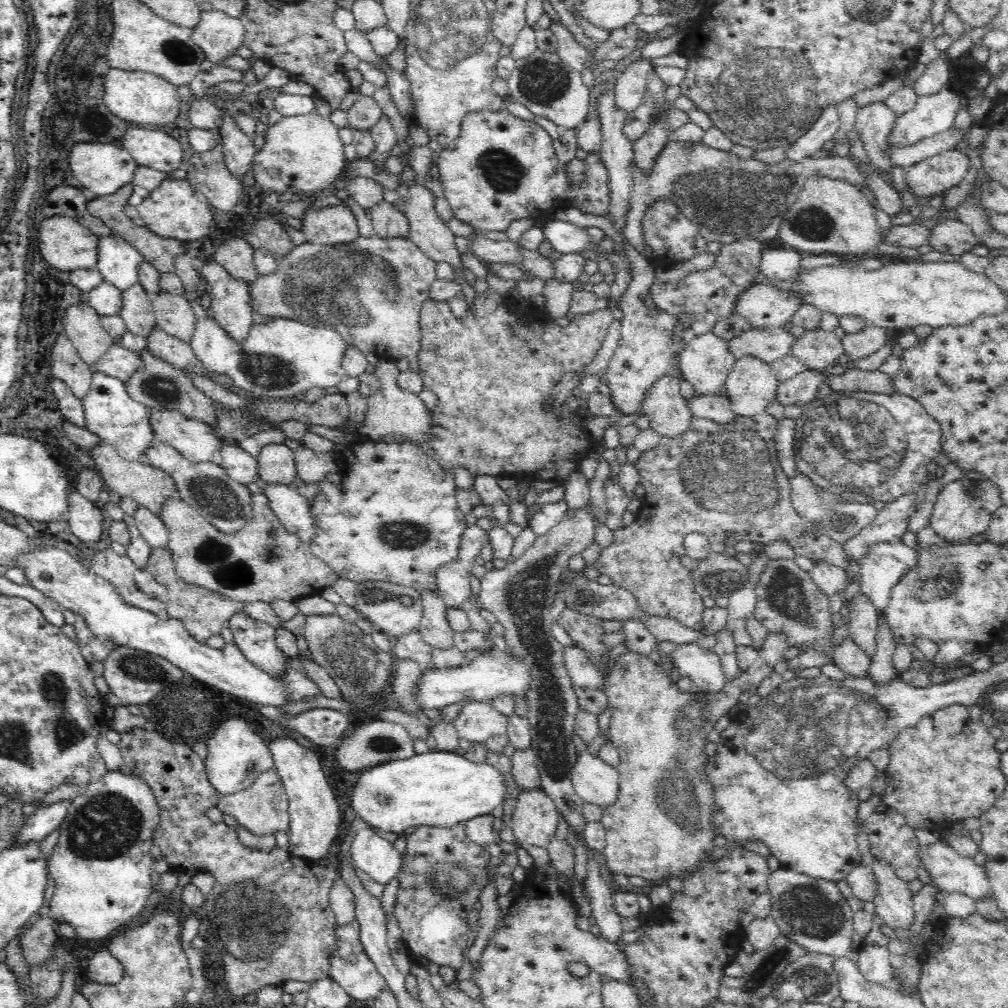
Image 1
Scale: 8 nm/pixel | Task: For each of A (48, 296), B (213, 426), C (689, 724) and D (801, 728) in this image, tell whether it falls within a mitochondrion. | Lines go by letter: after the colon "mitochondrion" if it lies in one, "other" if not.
A: other
B: other
C: mitochondrion
D: mitochondrion

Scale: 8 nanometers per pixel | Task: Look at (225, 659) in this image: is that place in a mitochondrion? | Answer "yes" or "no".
no

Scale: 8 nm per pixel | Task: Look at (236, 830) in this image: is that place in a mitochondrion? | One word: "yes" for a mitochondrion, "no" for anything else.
no

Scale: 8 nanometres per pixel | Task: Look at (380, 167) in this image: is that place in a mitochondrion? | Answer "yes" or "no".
no

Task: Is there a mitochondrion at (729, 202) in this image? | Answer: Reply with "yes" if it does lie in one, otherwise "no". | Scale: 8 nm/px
yes

